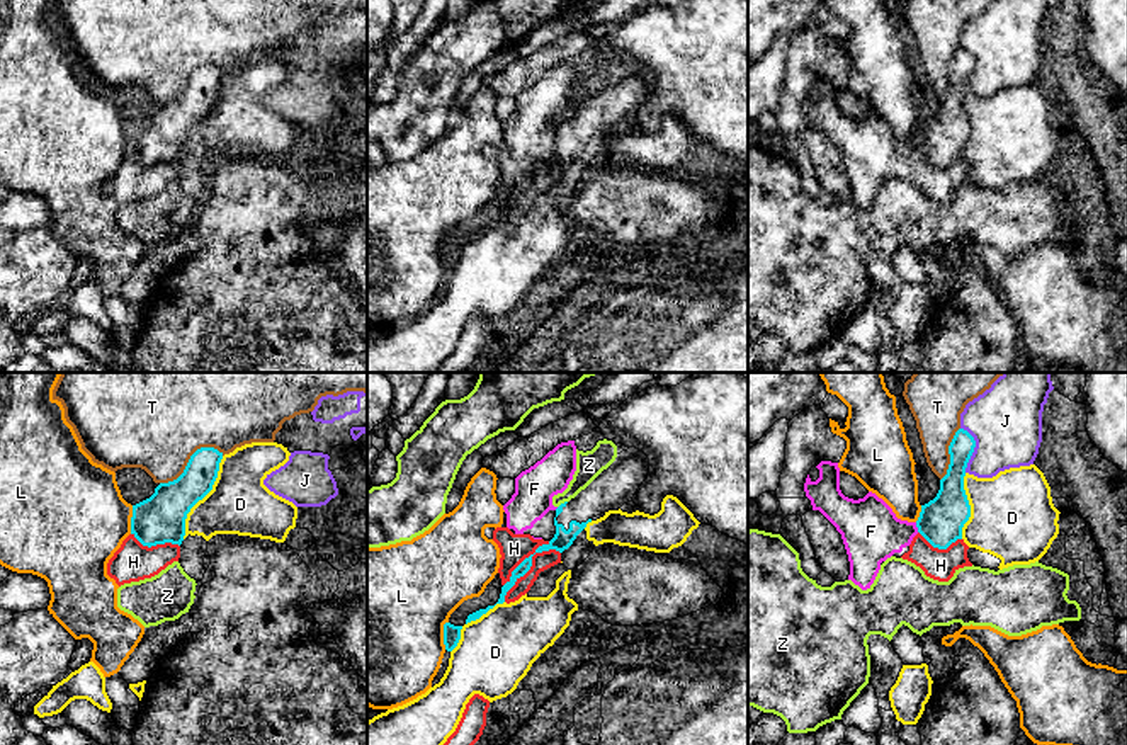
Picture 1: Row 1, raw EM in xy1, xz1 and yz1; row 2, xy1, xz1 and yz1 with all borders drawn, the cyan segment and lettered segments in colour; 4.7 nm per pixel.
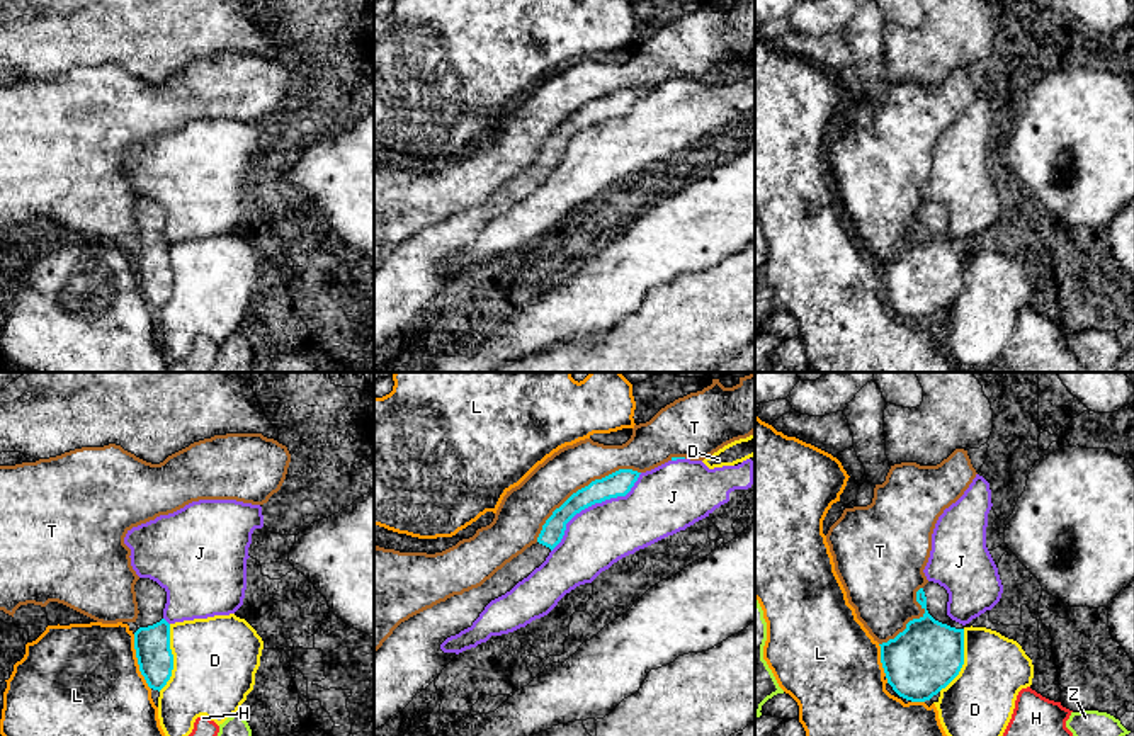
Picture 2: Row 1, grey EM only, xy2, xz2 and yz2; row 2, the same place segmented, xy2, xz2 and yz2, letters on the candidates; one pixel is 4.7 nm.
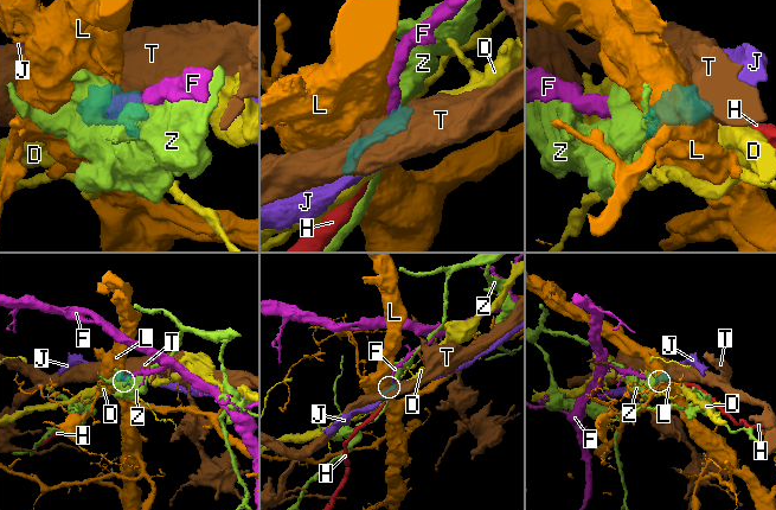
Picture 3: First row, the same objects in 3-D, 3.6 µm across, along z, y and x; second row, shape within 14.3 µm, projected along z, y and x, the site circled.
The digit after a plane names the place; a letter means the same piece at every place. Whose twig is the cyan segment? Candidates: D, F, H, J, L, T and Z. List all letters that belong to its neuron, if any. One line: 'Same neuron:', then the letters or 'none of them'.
Same neuron: none of them

